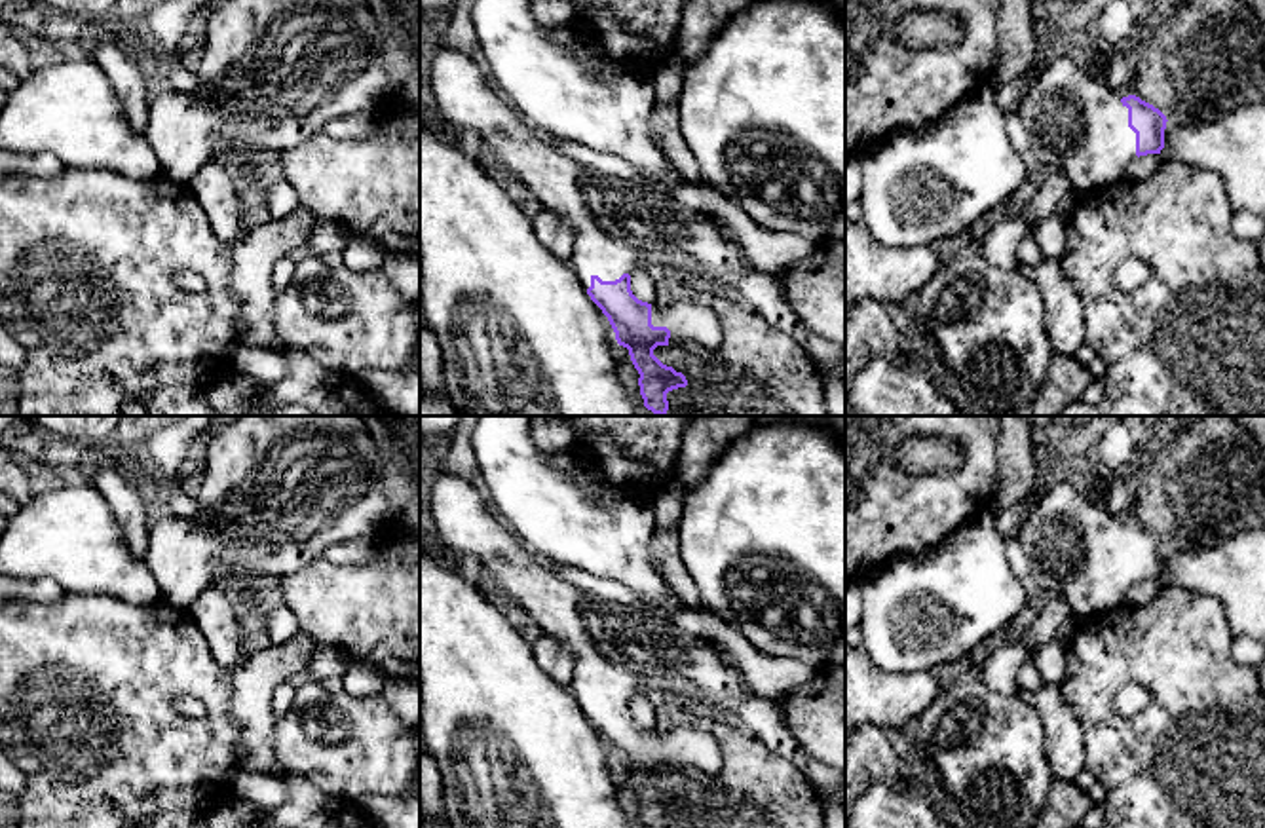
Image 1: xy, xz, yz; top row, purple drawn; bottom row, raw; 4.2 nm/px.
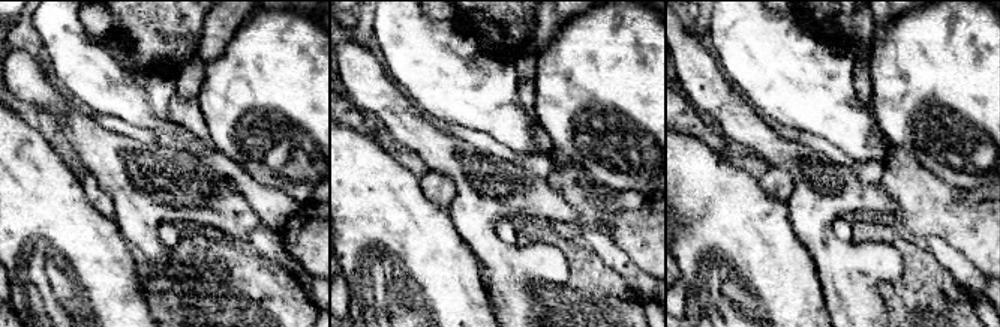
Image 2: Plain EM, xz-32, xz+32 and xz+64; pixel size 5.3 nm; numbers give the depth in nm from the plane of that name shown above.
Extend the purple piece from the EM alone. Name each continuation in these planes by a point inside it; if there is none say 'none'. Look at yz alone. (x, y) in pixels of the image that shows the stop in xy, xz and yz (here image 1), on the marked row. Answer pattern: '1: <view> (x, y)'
1: yz (1072, 114)

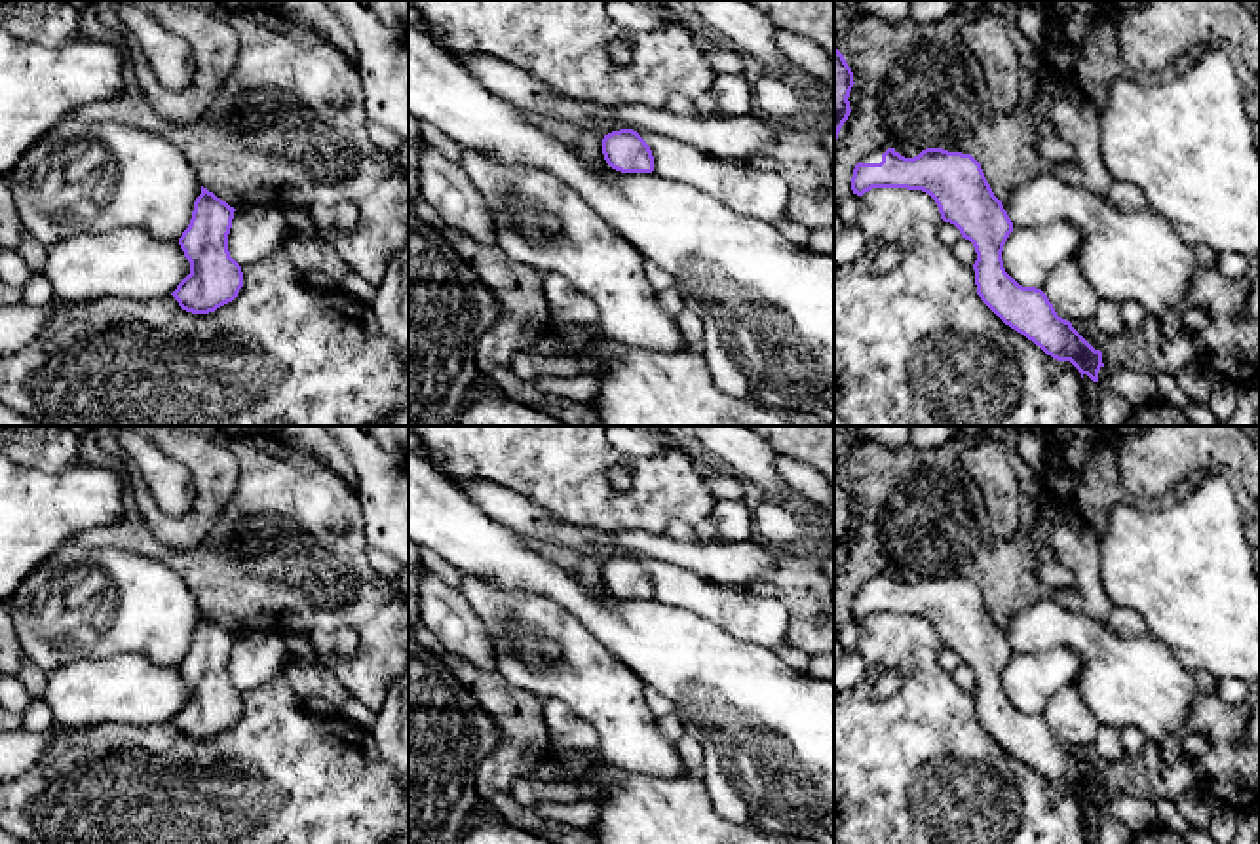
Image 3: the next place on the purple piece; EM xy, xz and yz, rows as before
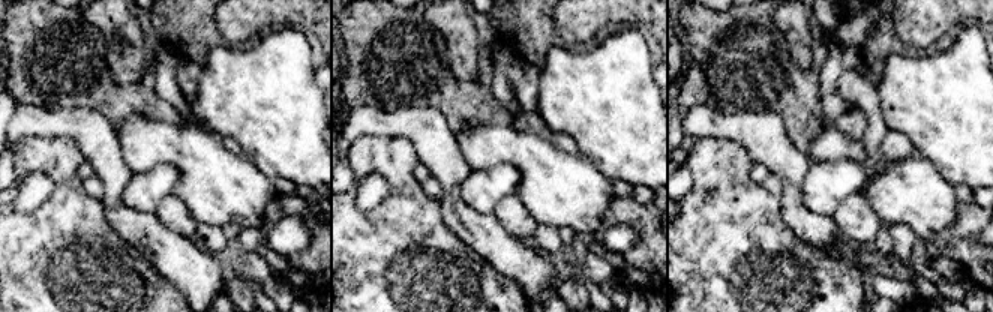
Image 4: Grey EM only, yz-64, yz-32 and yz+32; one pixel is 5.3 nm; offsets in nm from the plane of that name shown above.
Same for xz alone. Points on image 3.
none

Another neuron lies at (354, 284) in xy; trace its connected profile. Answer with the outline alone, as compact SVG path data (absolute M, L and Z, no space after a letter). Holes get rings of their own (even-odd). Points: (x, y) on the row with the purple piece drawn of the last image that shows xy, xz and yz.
M353 268L346 276L336 281L346 293L353 298L372 304L376 297L376 287L372 287L363 276L359 276Z

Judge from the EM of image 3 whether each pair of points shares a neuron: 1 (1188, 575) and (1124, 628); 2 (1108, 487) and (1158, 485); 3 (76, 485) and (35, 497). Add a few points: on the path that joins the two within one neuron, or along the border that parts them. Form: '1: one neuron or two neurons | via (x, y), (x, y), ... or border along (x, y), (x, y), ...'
1: two neurons | border along (1114, 605), (1131, 609), (1148, 632)
2: two neurons | border along (1116, 445), (1116, 466), (1122, 485), (1150, 504)
3: one neuron | via (67, 495), (44, 497)

